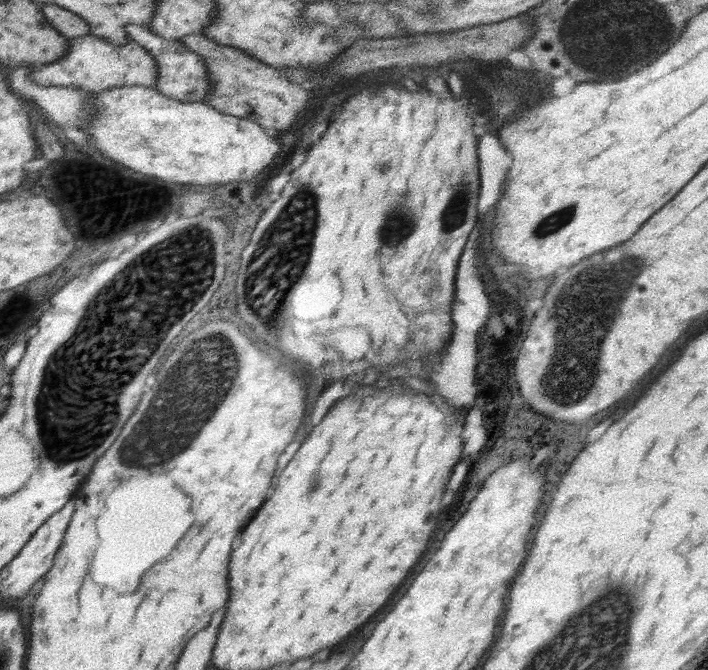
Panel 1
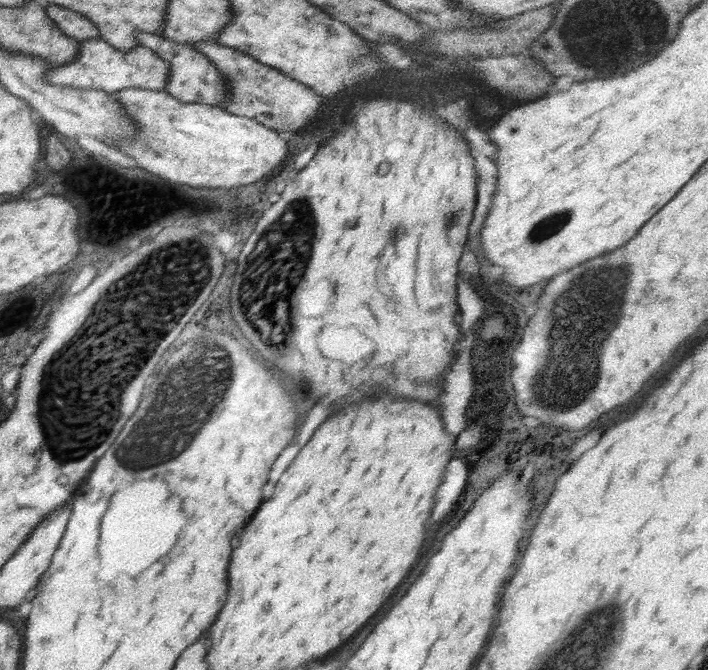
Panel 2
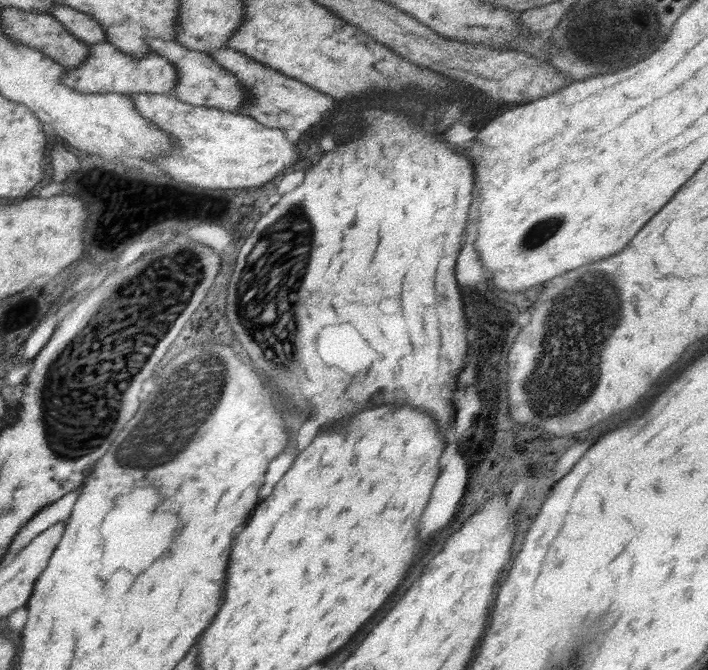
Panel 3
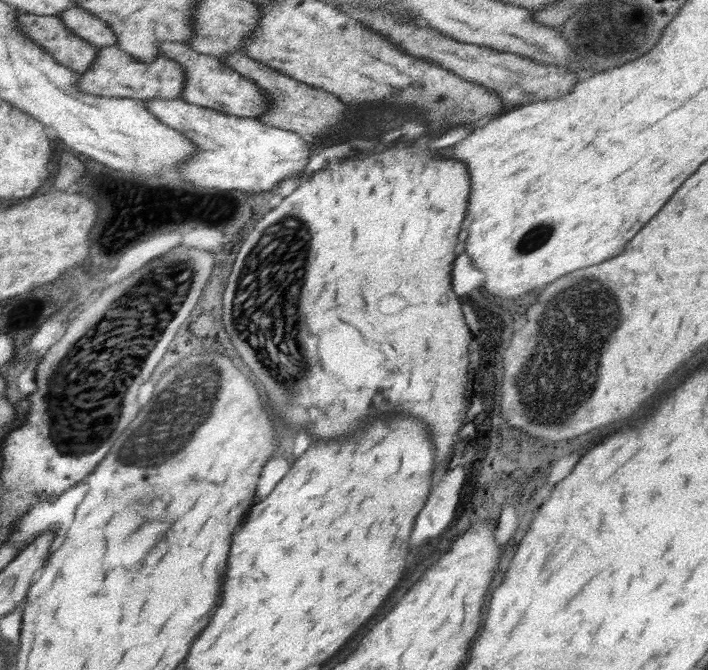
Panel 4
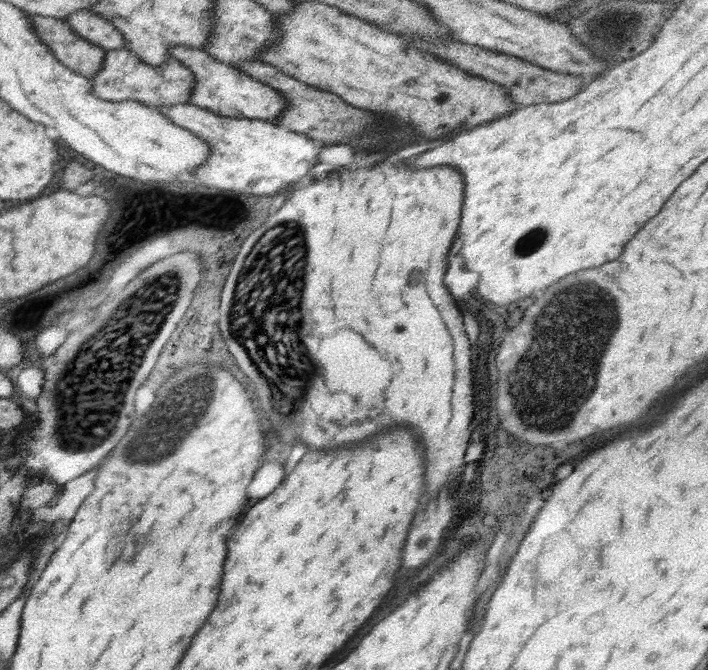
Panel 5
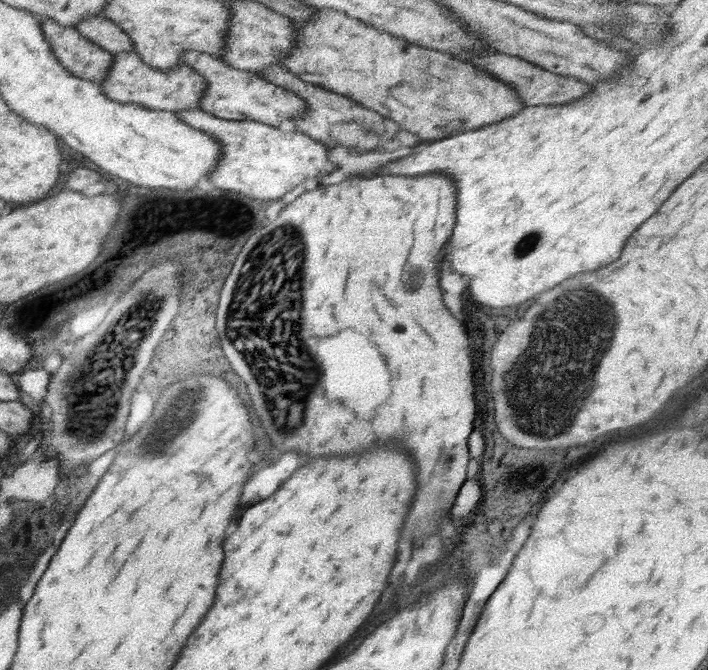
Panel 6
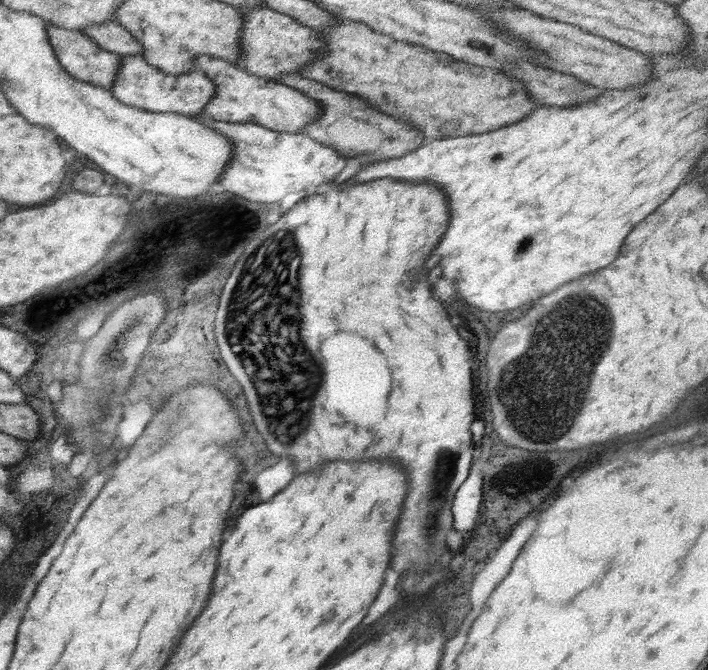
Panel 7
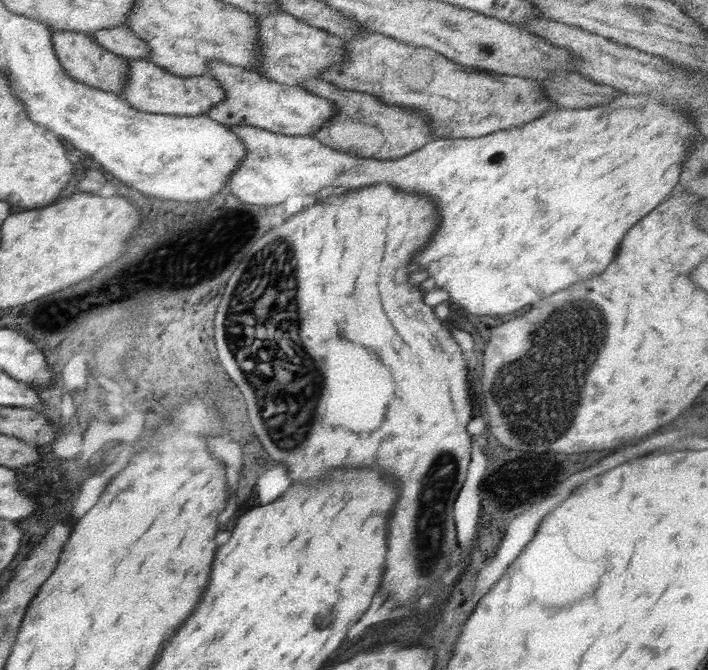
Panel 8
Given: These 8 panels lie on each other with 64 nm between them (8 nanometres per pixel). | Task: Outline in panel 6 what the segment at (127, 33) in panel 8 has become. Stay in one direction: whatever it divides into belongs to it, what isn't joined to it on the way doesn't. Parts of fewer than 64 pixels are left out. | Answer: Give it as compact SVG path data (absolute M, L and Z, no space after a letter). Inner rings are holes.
M103 16L78 21L73 26L82 36L111 53L129 53L132 39L114 21Z

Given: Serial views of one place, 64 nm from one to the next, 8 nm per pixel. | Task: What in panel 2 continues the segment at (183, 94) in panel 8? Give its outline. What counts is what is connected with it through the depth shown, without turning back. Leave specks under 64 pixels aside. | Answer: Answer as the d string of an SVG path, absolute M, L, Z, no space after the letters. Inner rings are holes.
M98 37L81 41L79 55L73 61L57 65L45 76L45 80L52 85L80 90L102 90L107 93L126 89L164 91L168 78L168 63L153 50L142 45L136 45L127 51L120 50Z

